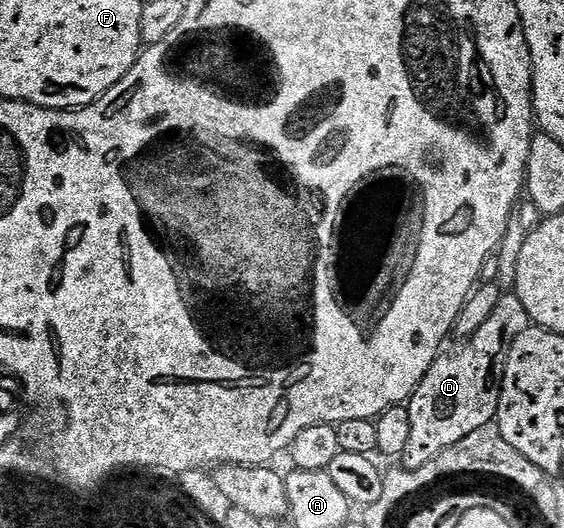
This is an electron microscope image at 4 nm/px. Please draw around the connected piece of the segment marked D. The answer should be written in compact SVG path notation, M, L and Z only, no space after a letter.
M501 294L498 305L494 305L494 313L478 333L463 340L457 351L437 355L434 365L430 365L426 377L422 377L406 404L410 413L410 442L402 456L405 468L414 470L434 461L438 453L450 449L450 445L458 445L462 437L470 437L474 429L487 427L495 420L500 392L497 384L492 384L492 370L495 367L497 370L510 346L504 334L509 331L509 336L521 335L529 325L527 307L518 296Z

